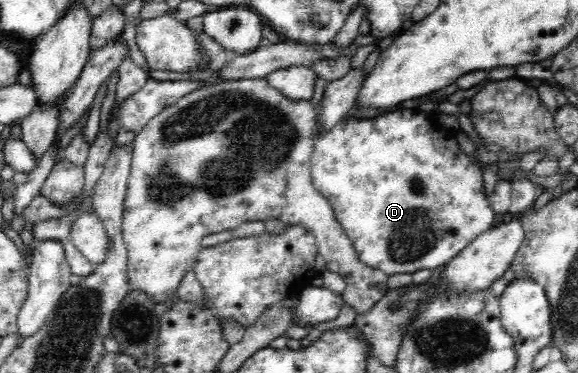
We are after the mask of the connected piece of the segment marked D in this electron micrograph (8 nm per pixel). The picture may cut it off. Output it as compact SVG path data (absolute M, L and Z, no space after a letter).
M400 109L389 111L371 118L356 118L355 115L344 117L338 125L335 125L326 135L320 136L314 145L313 157L311 160L311 179L314 188L317 189L333 208L334 217L343 228L344 234L348 236L354 252L360 258L360 262L378 268L387 276L396 273L414 273L419 269L436 269L440 265L454 259L458 252L461 252L476 236L482 232L494 229L493 223L495 214L489 204L489 198L484 190L484 179L481 169L473 164L468 156L462 153L457 141L454 139L454 132L443 129L437 124L437 119L426 118L419 110Z

